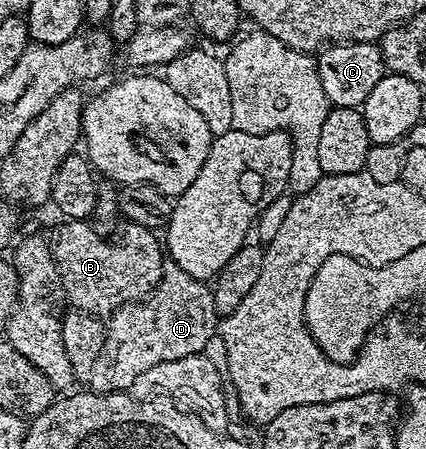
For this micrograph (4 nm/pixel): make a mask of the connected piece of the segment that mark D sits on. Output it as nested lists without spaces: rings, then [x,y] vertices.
[[[172,264],[166,265],[159,284],[148,298],[142,298],[140,302],[128,302],[126,306],[120,306],[108,315],[103,352],[99,352],[95,359],[95,368],[91,368],[88,389],[95,394],[120,394],[132,391],[135,376],[147,372],[147,368],[155,368],[155,364],[202,353],[207,340],[214,338],[218,330],[219,315],[215,308],[212,289],[202,279],[187,276],[187,272]]]

